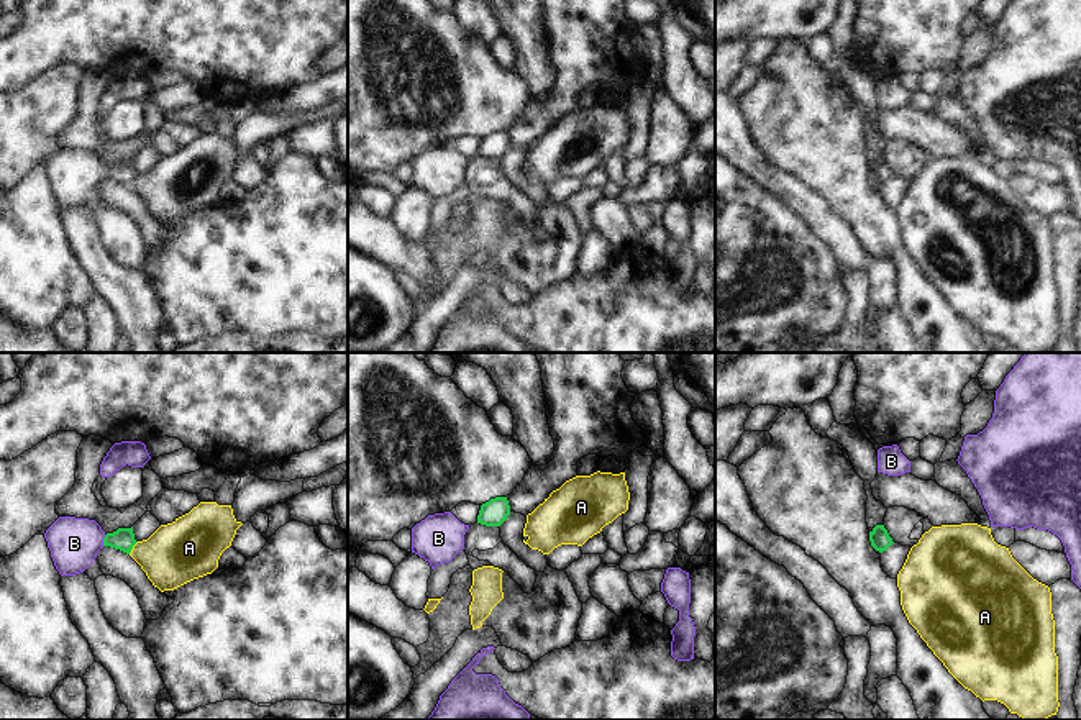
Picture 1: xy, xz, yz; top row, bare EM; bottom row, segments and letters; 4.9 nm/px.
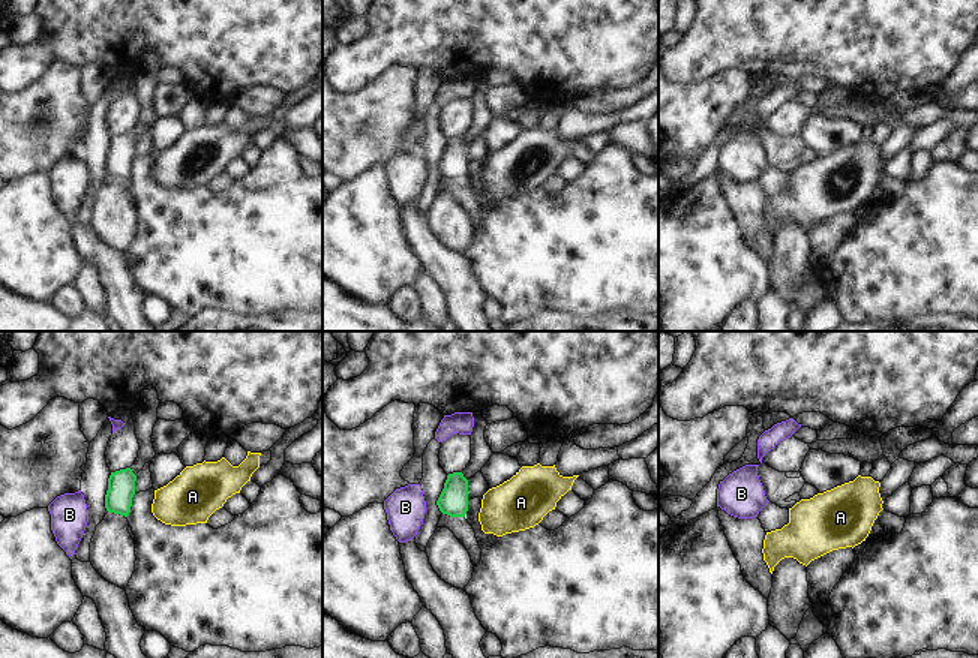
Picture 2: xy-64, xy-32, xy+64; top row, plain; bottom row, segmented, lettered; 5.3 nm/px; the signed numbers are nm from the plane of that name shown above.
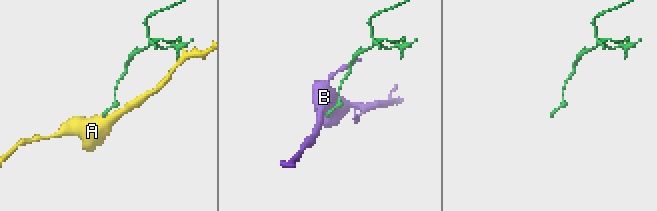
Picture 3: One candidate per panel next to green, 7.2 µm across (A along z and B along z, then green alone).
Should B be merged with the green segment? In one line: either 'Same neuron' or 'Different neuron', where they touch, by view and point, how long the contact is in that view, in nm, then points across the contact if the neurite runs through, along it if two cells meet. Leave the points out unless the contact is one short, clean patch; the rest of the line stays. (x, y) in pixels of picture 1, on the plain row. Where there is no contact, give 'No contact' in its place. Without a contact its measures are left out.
Same neuron. Touches green at xy (104, 173). Shared border 60 nm. Path across: xy (123, 171), (104, 173), (77, 173), (74, 176).

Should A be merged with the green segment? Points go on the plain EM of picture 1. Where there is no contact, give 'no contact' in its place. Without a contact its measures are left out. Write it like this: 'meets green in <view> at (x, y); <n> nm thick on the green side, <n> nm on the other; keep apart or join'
meets green in xy at (132, 181); 110 nm thick on the green side, 300 nm on the other; keep apart

